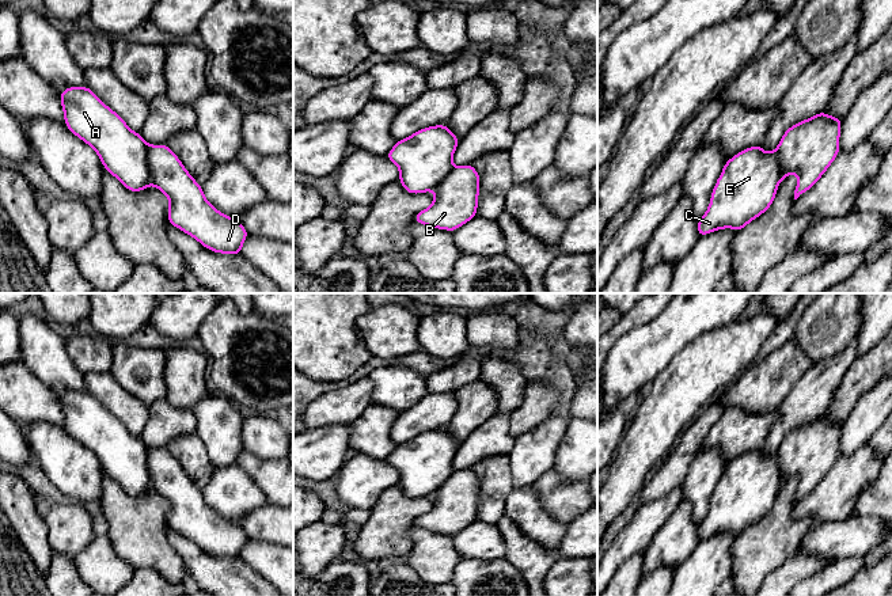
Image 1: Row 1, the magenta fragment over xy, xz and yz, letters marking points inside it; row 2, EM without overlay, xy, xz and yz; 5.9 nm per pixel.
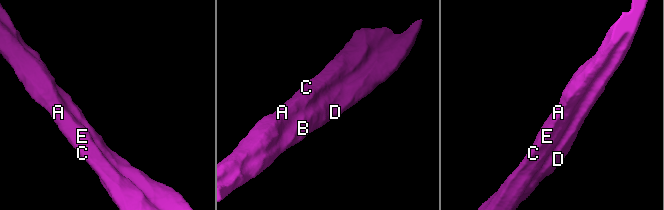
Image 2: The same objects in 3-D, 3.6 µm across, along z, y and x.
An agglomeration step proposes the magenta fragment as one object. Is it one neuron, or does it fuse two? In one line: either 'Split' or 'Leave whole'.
Split

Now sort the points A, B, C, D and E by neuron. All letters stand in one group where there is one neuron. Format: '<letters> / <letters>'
A C E / B D

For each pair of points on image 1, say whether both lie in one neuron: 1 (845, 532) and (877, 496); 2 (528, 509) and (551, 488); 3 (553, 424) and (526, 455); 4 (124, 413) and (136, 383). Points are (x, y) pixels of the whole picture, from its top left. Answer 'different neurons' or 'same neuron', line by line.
1: same neuron
2: different neurons
3: same neuron
4: different neurons

